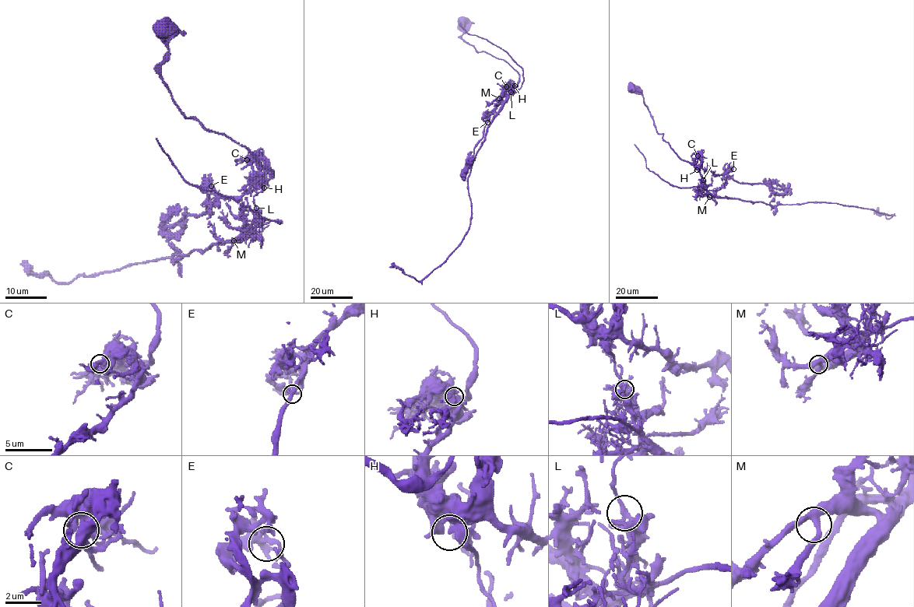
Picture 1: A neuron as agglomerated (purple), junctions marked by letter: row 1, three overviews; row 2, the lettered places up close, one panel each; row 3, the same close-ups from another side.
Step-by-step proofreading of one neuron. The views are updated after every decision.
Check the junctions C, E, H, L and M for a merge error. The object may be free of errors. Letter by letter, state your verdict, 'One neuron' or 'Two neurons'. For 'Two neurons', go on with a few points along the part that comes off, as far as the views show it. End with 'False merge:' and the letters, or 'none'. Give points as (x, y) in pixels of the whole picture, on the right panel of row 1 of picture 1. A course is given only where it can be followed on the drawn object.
C: One neuron
E: One neuron
H: One neuron
L: Two neurons. Course of the part to remove: (703, 180), (705, 189), (720, 197), (774, 205), (830, 202), (892, 216), (880, 215), (877, 207)
M: One neuron
False merge: L

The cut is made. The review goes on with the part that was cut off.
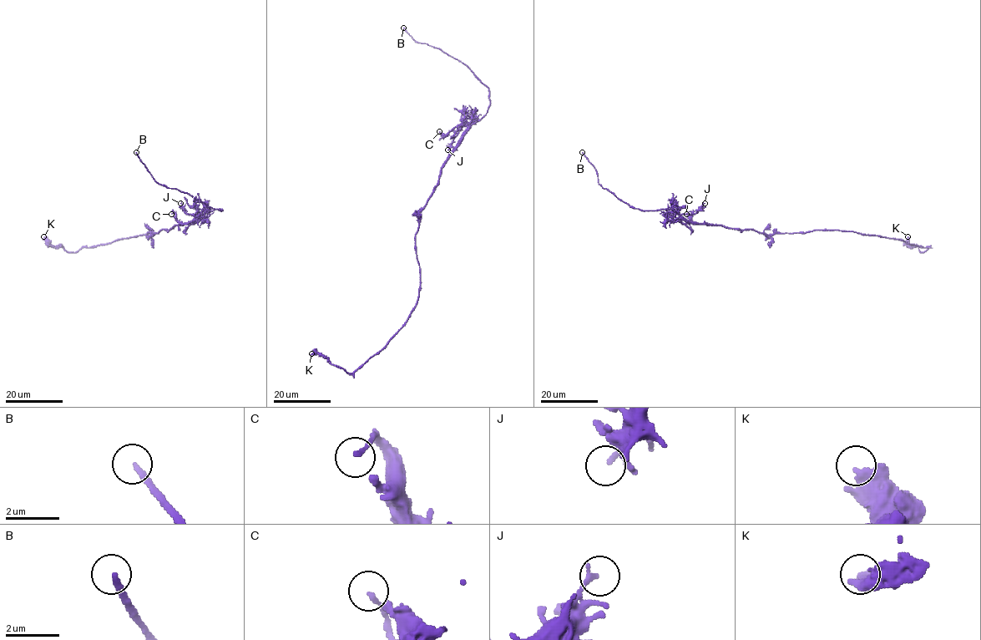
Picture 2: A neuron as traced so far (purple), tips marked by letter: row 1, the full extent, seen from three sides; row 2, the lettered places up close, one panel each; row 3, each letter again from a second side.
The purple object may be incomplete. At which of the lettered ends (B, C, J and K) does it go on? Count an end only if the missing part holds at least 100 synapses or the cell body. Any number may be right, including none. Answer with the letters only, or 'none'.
B

